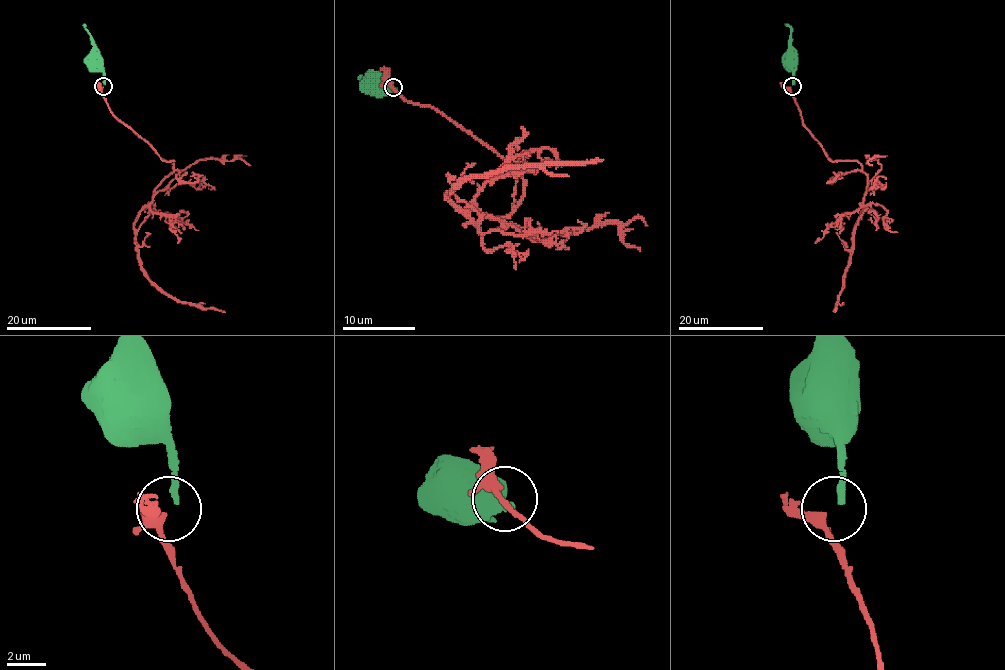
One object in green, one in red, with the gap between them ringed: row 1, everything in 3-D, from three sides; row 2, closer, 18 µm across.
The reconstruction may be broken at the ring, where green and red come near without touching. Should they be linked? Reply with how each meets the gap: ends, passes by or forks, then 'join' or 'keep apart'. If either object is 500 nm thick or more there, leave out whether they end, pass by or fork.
green ends | red passes by | keep apart

